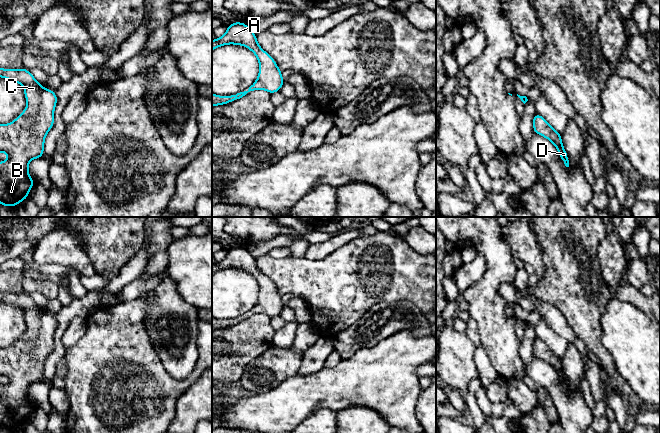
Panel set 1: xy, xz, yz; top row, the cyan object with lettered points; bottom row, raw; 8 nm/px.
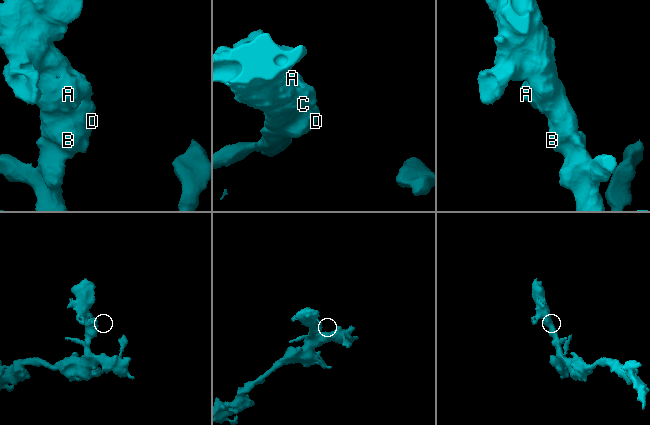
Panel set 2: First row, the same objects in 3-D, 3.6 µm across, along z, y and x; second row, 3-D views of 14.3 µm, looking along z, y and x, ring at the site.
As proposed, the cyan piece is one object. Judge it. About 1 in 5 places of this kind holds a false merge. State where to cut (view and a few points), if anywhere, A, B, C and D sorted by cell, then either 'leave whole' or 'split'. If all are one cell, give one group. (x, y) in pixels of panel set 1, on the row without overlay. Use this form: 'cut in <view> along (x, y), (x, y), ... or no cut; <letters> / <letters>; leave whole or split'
no cut; A B C D; leave whole

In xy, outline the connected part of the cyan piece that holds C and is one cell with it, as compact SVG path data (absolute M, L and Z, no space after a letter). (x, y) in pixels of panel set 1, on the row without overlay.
M0 292L0 301L23 308L27 325L26 333L11 348L0 348L0 376L9 379L6 385L0 386L0 430L15 431L28 422L30 413L36 408L29 399L28 388L32 383L43 382L45 361L54 349L58 323L55 316L41 310L25 292Z

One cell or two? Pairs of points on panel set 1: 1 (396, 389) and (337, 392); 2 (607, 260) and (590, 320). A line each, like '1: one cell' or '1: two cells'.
1: one cell
2: two cells

